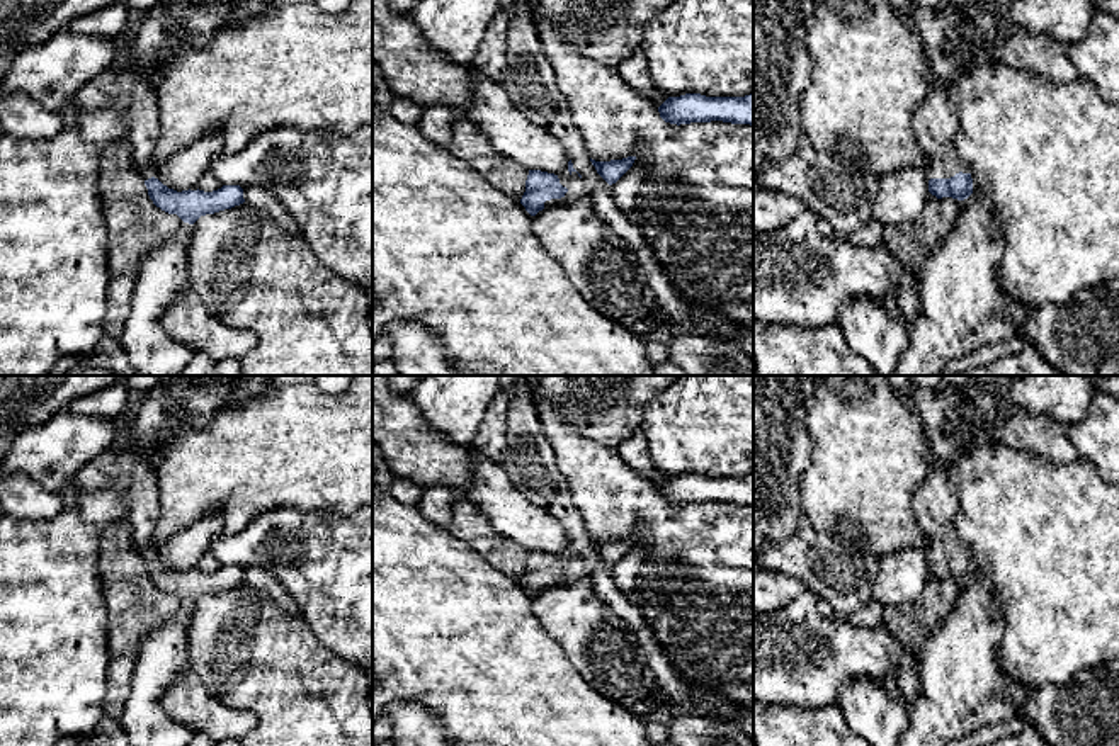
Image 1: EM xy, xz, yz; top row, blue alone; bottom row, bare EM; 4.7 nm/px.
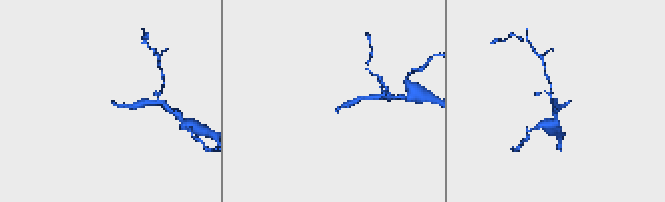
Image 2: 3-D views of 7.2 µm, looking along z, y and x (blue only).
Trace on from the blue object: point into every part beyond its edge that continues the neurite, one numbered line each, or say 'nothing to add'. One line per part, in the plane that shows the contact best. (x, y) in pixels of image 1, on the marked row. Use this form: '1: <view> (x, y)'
1: xz (575, 186)

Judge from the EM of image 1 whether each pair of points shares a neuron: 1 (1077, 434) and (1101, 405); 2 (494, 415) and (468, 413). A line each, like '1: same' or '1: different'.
1: same
2: different

